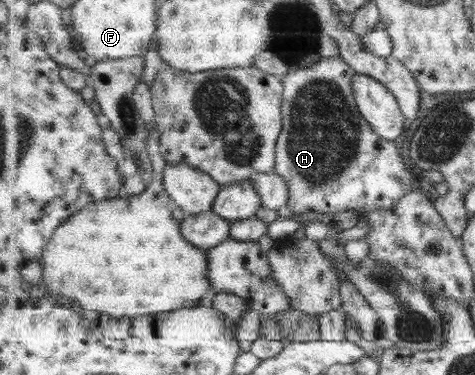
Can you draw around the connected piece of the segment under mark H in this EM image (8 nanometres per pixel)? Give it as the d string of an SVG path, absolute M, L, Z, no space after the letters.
M339 55L328 59L320 58L318 62L310 67L289 71L282 79L283 83L285 83L284 104L282 105L284 128L276 145L277 169L275 172L283 177L288 185L290 198L286 205L286 211L290 213L309 213L310 211L316 211L317 213L341 213L342 211L351 210L367 215L378 209L393 209L402 197L411 193L419 184L419 180L416 178L416 171L408 164L405 154L400 149L397 149L392 141L381 137L359 111L355 93L352 89L352 81L355 76L356 70L353 69L353 66L348 65L343 60L343 57Z

